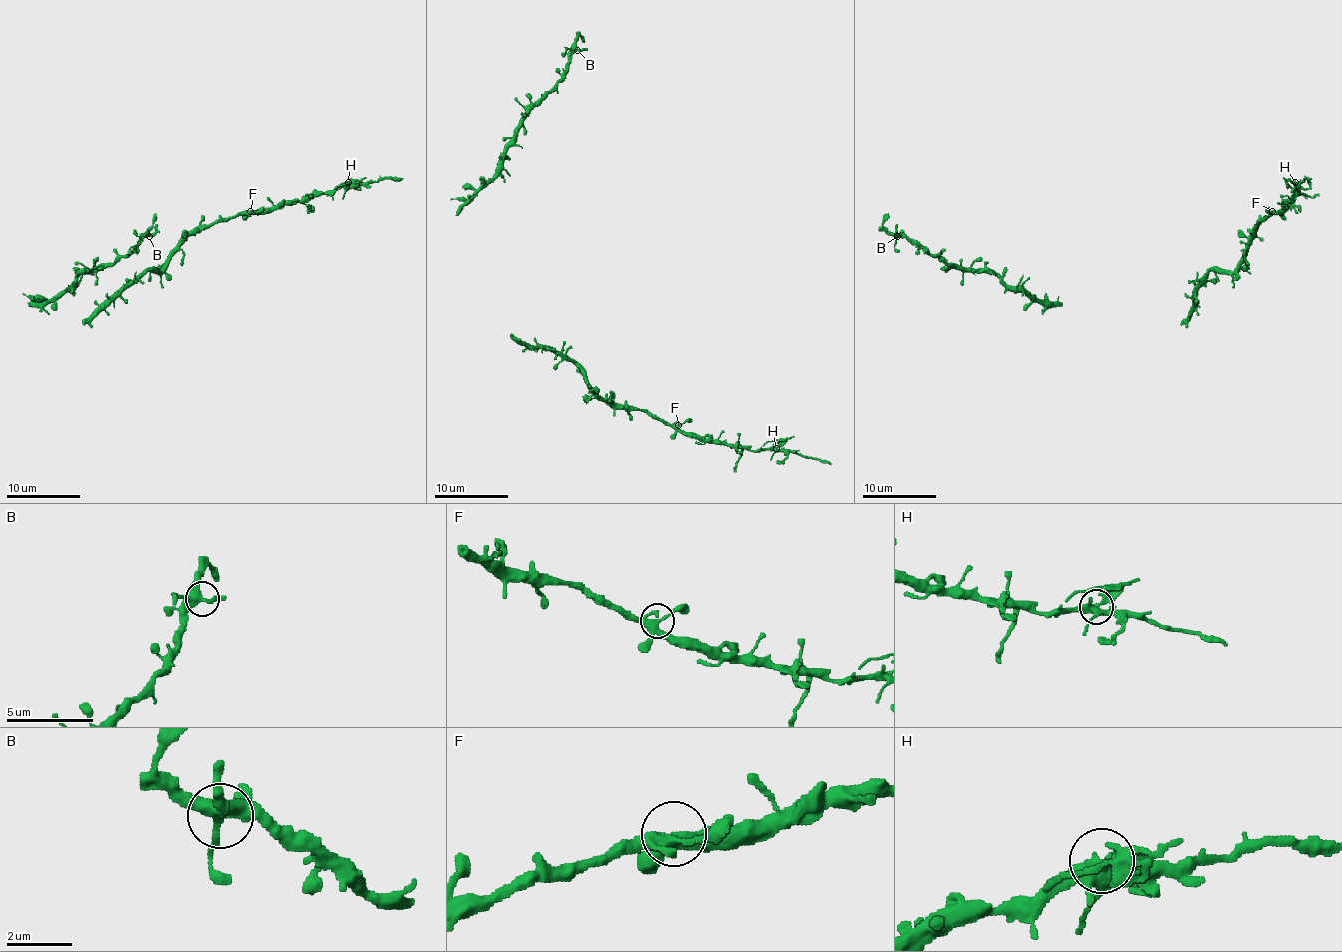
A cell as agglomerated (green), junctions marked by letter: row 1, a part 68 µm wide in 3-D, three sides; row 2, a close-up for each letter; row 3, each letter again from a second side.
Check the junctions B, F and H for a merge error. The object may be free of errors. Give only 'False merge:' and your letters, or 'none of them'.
False merge: H

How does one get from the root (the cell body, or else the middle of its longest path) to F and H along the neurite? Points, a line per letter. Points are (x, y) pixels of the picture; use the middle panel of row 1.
F: (521, 343), (548, 346), (561, 352), (597, 396), (608, 398), (618, 405), (641, 409), (678, 425)
H: (521, 343), (561, 352), (597, 396), (618, 405), (641, 409), (685, 432), (751, 451), (775, 447)

